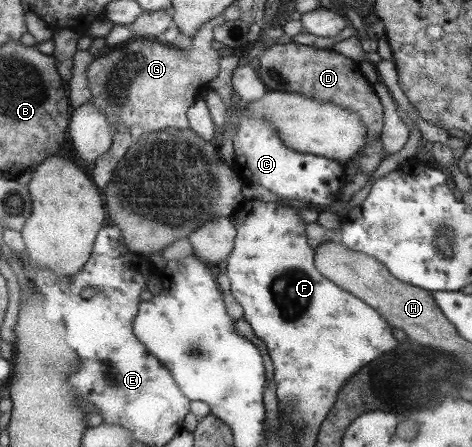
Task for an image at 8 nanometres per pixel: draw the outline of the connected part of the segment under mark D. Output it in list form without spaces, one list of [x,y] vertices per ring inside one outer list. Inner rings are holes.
[[[291,41],[286,44],[274,44],[264,51],[264,55],[258,61],[259,77],[267,84],[268,91],[298,93],[356,112],[363,119],[363,125],[367,129],[364,147],[382,137],[384,107],[381,101],[378,101],[377,93],[374,93],[370,82],[360,73],[360,67],[347,56],[332,49],[318,49]]]

